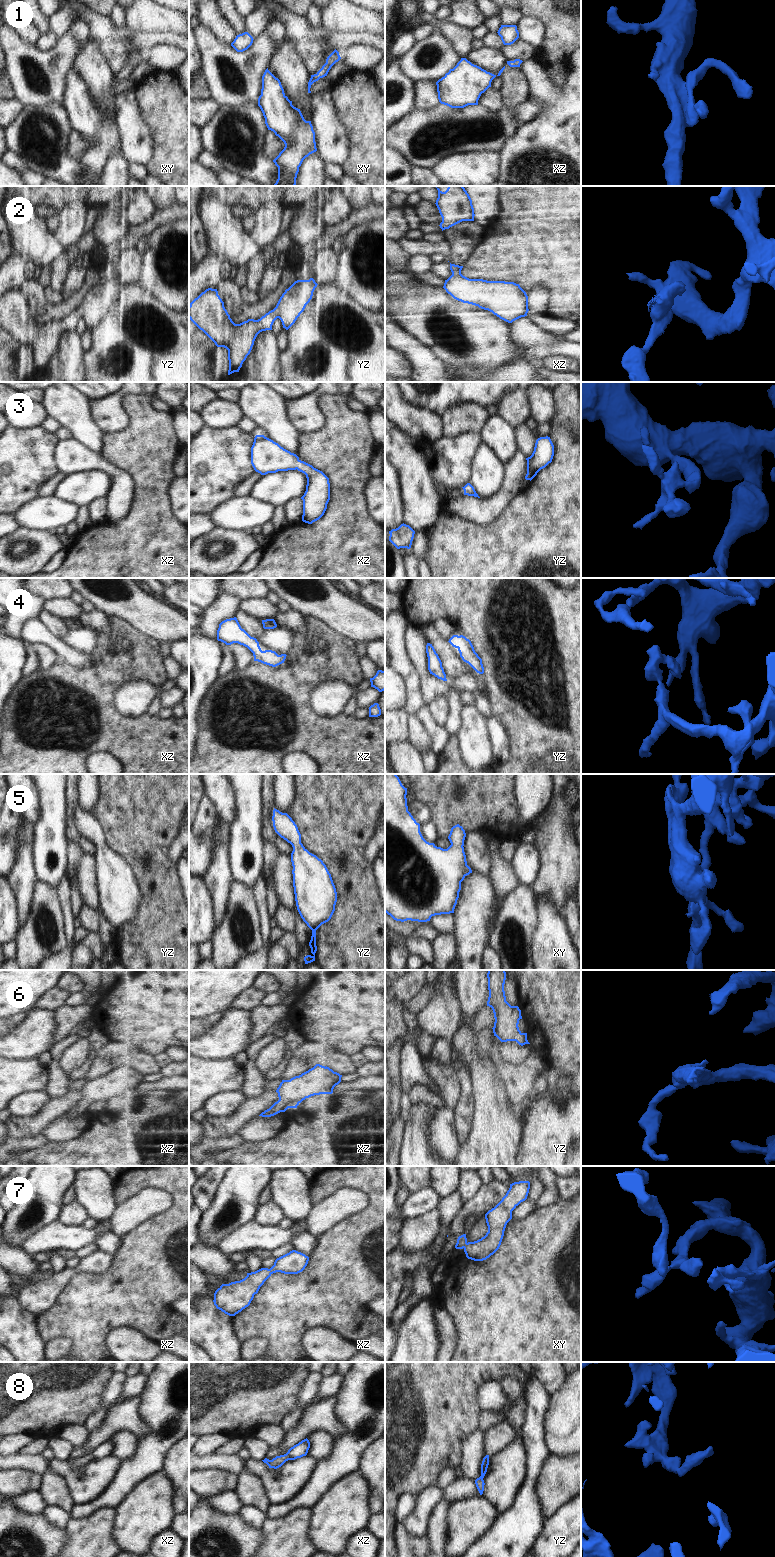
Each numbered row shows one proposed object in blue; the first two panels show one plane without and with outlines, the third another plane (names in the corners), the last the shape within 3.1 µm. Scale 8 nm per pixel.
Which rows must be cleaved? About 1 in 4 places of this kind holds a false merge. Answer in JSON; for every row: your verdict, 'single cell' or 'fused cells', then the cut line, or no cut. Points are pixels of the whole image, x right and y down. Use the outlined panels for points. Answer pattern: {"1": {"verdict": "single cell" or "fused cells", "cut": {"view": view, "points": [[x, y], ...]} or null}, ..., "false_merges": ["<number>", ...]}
{"1": {"verdict": "single cell", "cut": null}, "2": {"verdict": "single cell", "cut": null}, "3": {"verdict": "single cell", "cut": null}, "4": {"verdict": "single cell", "cut": null}, "5": {"verdict": "single cell", "cut": null}, "6": {"verdict": "single cell", "cut": null}, "7": {"verdict": "single cell", "cut": null}, "8": {"verdict": "single cell", "cut": null}, "false_merges": []}

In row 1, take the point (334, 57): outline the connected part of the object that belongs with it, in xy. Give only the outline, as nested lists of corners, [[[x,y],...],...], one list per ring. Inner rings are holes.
[[[335,49],[326,59],[326,63],[322,66],[322,68],[314,75],[311,75],[311,78],[308,82],[308,93],[311,93],[310,88],[311,85],[318,81],[320,78],[327,76],[331,67],[341,59],[339,52]]]

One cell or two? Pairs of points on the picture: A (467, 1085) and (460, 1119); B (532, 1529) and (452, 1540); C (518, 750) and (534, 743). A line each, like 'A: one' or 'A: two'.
A: one
B: two
C: one

